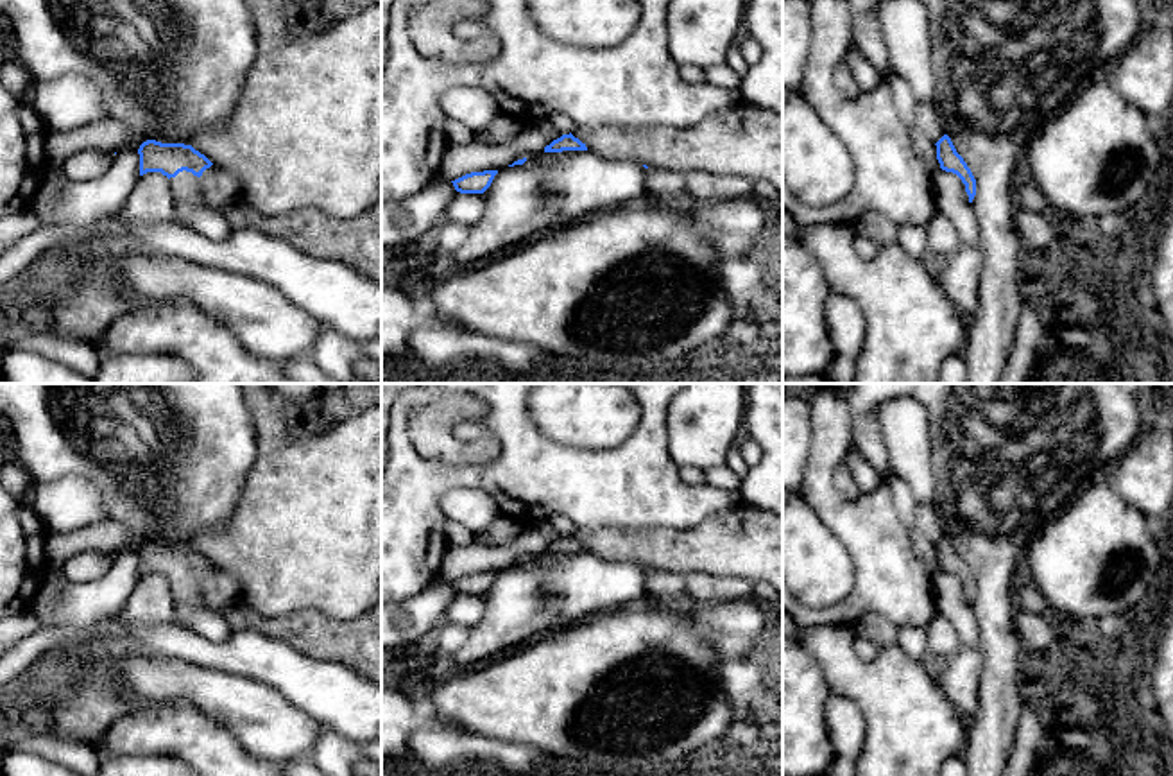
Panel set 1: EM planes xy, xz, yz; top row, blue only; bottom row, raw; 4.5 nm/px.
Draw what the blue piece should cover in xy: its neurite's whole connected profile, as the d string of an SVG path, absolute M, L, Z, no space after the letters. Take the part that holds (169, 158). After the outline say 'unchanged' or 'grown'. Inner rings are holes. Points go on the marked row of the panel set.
M147 140L138 149L140 176L161 172L168 177L170 192L176 204L206 206L201 194L199 177L213 163L184 143L161 143Z | grown

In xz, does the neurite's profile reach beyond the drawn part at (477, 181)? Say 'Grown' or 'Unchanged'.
Unchanged

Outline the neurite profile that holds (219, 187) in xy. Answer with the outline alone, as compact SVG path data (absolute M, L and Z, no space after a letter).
M211 165L199 181L202 199L211 210L220 211L231 201L240 199L240 181L224 167Z

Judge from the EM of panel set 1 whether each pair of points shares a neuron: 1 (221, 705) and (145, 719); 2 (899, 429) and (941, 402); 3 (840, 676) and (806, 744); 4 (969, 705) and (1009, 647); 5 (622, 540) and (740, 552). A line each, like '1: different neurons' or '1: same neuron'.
1: different neurons
2: different neurons
3: different neurons
4: different neurons
5: same neuron

